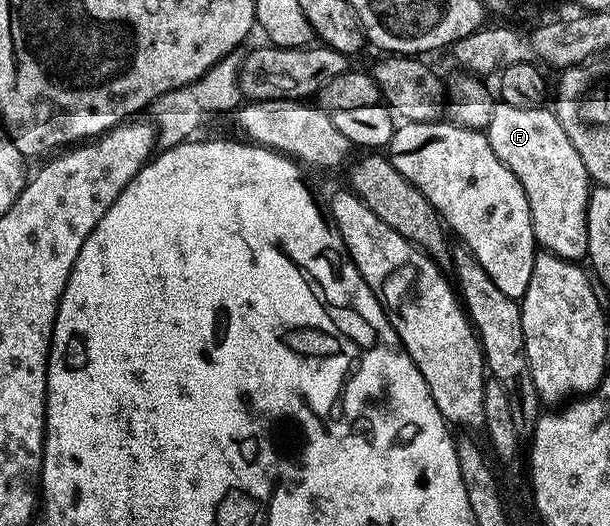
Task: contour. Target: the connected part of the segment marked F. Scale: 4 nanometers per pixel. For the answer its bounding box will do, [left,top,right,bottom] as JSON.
[485,103,593,261]

